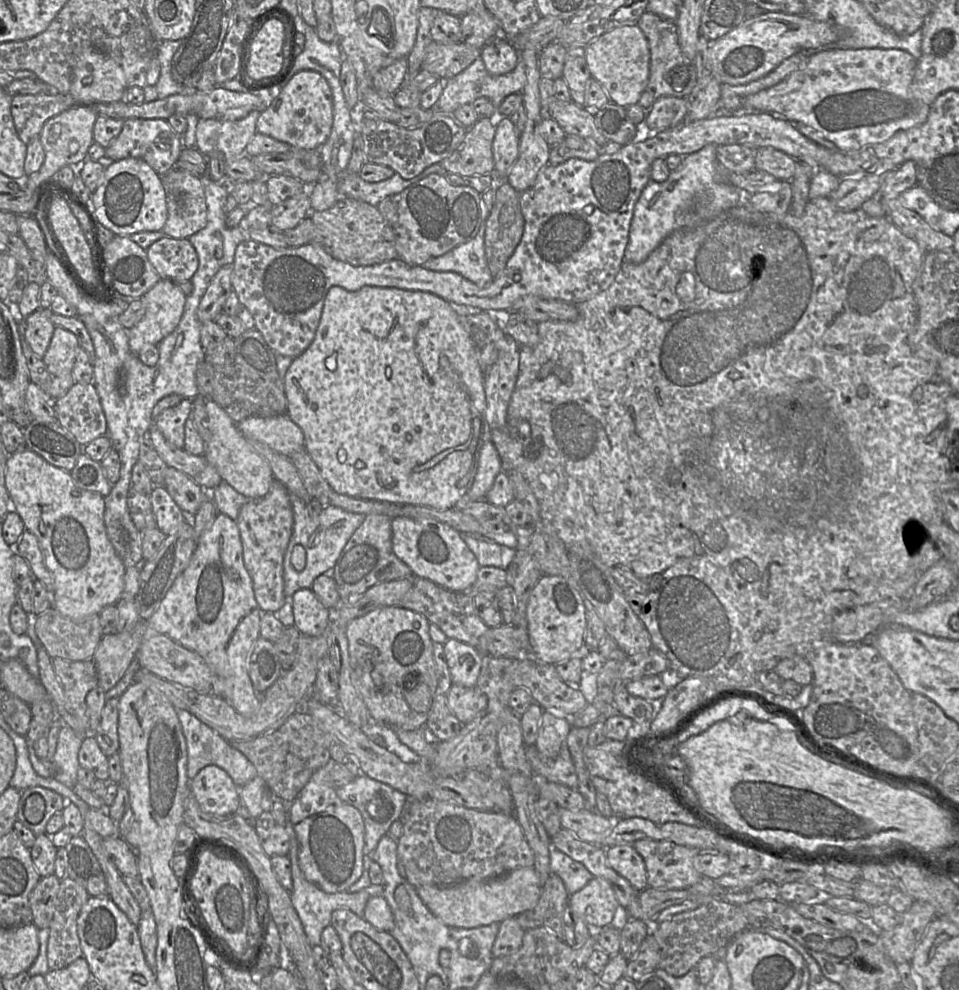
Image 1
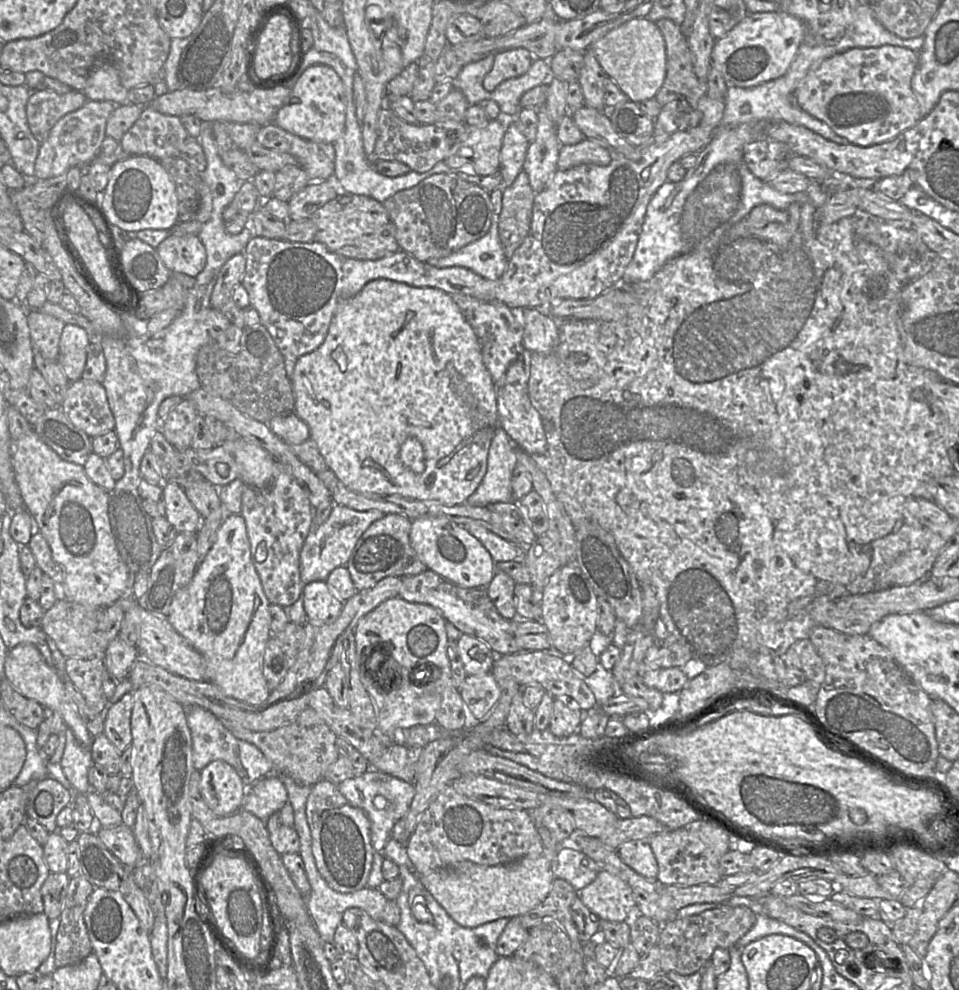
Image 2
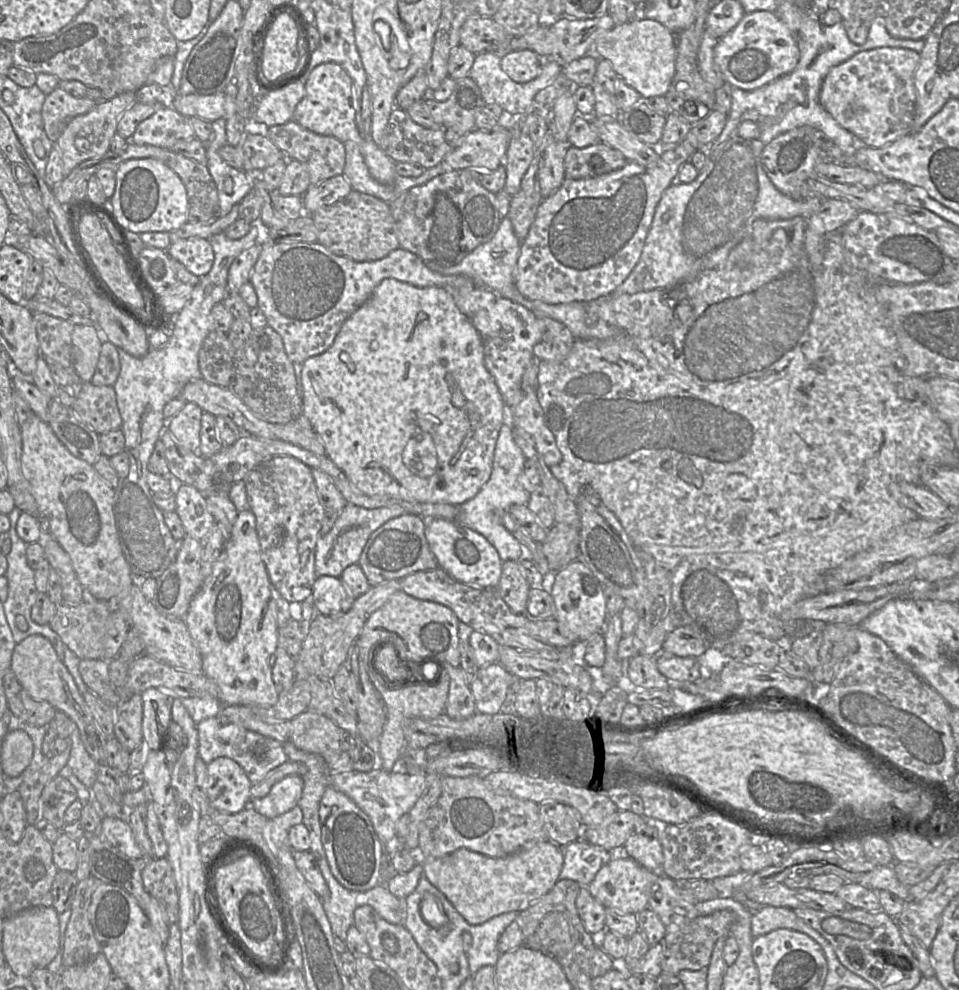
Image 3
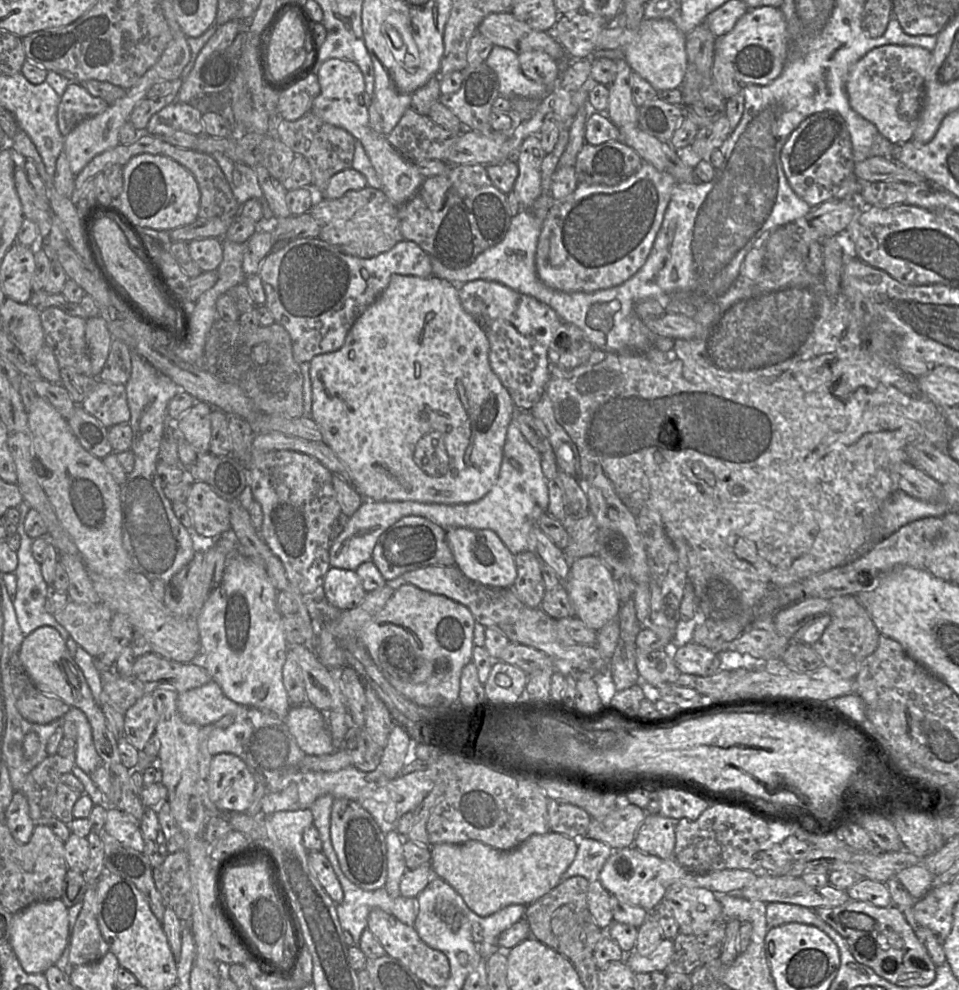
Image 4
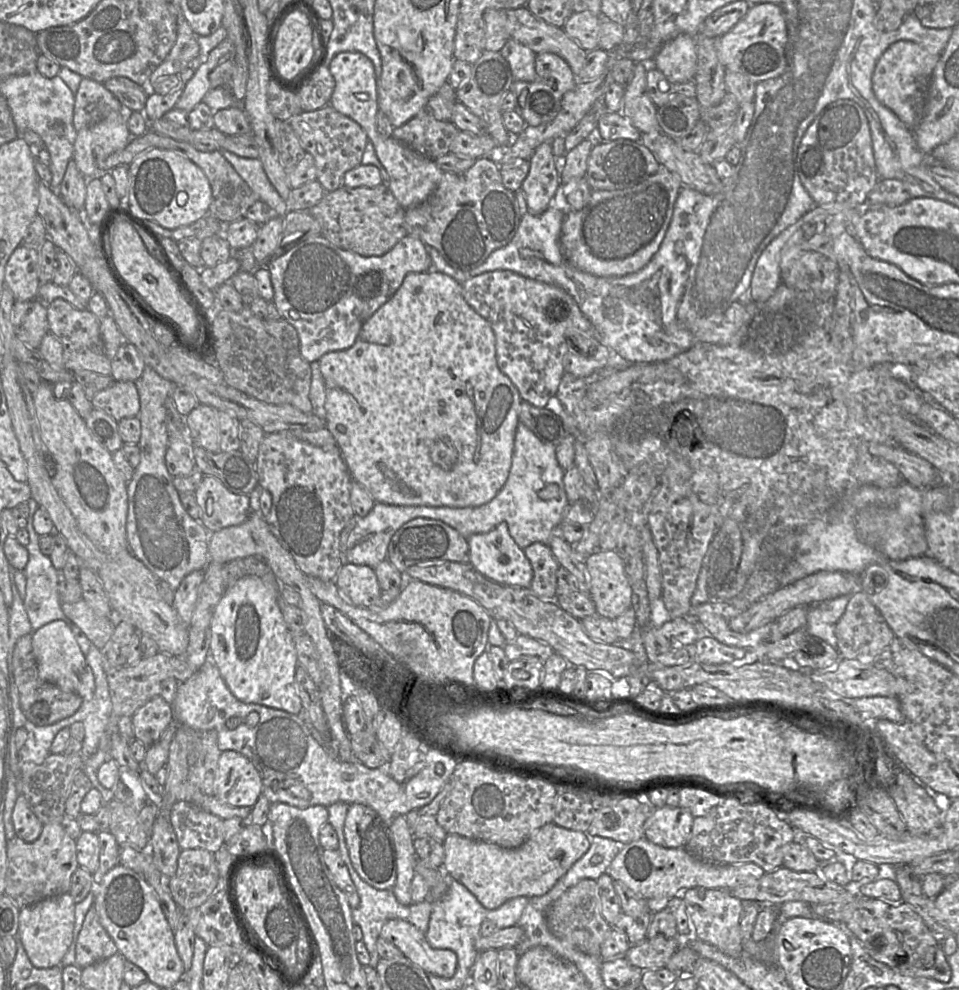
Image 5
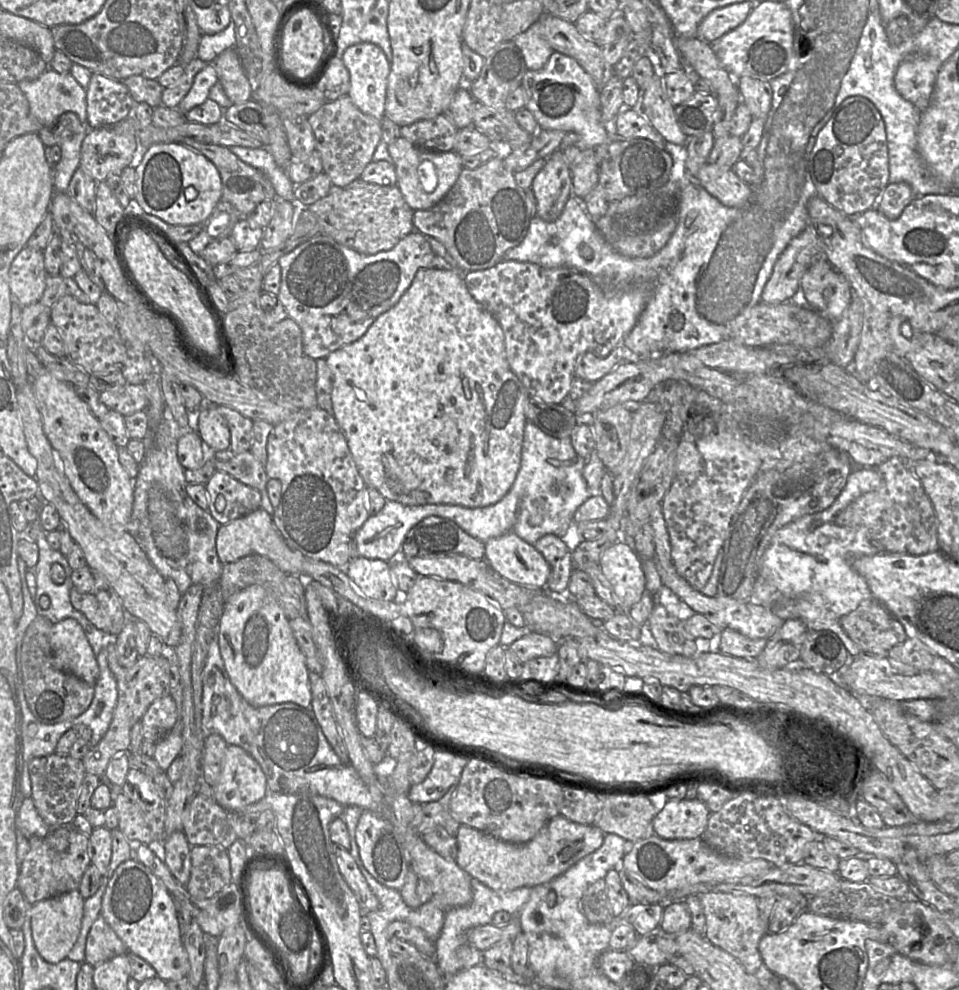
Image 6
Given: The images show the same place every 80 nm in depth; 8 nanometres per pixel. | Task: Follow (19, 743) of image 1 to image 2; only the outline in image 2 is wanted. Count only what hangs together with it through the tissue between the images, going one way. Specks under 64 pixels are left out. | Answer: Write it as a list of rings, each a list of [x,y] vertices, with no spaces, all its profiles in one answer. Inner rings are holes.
[[[12,727],[22,737],[26,746],[26,759],[24,765],[13,783],[24,787],[31,781],[40,780],[48,776],[46,759],[37,746],[37,730],[25,727]]]

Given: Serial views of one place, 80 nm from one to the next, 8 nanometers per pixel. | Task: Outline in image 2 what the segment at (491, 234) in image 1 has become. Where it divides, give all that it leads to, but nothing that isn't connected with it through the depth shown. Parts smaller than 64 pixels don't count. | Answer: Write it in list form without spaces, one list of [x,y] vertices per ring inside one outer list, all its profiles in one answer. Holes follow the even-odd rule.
[[[524,171],[503,190],[498,234],[508,260],[523,243],[530,230],[535,196],[536,192]]]

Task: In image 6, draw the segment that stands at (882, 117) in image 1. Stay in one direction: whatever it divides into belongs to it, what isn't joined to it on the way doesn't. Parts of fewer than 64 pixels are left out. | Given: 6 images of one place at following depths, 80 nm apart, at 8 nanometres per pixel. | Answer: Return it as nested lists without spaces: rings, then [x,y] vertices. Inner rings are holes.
[[[914,54],[903,60],[896,70],[896,90],[921,113],[929,104],[941,65],[933,57]]]

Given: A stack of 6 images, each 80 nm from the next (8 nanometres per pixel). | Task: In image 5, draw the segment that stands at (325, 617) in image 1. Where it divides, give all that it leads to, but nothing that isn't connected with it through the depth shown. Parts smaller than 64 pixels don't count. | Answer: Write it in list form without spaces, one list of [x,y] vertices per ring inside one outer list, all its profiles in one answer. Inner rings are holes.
[[[345,563],[333,581],[348,603],[358,607],[379,604],[382,590],[373,567]]]

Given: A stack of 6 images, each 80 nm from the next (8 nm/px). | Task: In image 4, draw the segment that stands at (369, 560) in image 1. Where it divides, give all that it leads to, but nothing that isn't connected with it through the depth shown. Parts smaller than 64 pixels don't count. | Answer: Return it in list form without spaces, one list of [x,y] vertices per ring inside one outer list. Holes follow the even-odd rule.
[[[406,516],[391,525],[379,537],[371,562],[386,581],[427,566],[453,566],[454,557],[446,539],[446,529],[420,516]]]

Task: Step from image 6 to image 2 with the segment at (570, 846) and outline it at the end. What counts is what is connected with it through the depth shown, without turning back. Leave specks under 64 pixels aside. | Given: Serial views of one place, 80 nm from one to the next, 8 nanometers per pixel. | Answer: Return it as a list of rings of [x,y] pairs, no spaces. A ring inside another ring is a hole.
[[[543,855],[493,866],[465,861],[419,877],[424,888],[449,916],[465,928],[475,928],[500,918],[513,918],[529,912],[546,898],[556,878],[552,863]]]

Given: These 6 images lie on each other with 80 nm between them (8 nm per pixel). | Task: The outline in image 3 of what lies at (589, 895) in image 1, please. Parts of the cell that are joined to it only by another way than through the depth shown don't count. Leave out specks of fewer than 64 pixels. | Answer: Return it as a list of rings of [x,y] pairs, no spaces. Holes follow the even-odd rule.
[[[628,856],[618,857],[610,859],[601,867],[593,882],[588,886],[588,890],[606,909],[613,909],[619,914],[638,914],[647,909],[650,889],[660,876]]]

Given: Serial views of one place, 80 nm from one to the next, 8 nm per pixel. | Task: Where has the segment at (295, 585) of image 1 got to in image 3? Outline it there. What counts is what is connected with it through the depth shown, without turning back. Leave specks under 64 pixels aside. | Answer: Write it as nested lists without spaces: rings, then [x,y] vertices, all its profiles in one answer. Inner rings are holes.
[[[347,504],[340,512],[332,529],[322,535],[316,544],[315,572],[318,577],[339,577],[344,569],[358,563],[361,552],[370,535],[392,518],[407,514],[402,507],[380,507],[367,509]]]

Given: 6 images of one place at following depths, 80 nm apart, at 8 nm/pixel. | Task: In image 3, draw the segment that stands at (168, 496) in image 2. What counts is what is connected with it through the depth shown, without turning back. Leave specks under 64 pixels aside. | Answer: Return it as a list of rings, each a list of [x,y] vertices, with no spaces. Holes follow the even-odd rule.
[[[182,484],[175,492],[176,508],[187,536],[204,540],[216,525],[207,507],[206,495],[195,487]]]

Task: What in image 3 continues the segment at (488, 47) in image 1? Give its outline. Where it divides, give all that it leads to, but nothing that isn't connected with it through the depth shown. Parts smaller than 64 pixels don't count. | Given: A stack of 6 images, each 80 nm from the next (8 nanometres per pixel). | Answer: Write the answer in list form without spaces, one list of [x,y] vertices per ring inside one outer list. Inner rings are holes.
[[[531,49],[507,51],[501,54],[502,70],[516,82],[529,82],[541,71],[543,59]]]

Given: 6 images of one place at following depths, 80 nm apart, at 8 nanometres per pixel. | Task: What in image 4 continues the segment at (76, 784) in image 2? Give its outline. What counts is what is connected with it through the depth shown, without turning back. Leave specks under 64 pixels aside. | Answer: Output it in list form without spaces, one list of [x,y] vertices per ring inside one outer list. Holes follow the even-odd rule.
[[[71,707],[64,716],[57,720],[59,720],[60,727],[65,721],[71,721],[76,725],[75,766],[91,775],[102,762],[94,745],[92,728],[87,716],[82,710]]]

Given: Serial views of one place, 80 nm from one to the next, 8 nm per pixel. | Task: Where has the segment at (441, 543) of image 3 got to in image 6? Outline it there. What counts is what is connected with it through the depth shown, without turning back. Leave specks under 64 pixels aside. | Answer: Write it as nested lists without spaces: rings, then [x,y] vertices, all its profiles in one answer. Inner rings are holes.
[[[512,531],[487,540],[483,559],[502,577],[521,586],[545,588],[551,572],[542,554]]]

